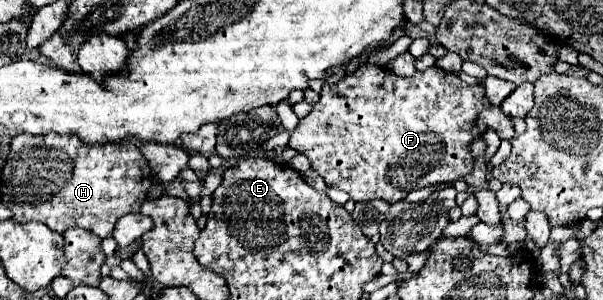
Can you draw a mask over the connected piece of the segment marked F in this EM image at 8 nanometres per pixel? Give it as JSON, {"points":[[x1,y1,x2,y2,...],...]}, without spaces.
{"points":[[366,64,340,82,324,82,320,100,312,106,312,112,300,120,288,144,310,158,312,168,328,186,348,192,354,202,382,198,394,204,412,190,466,176,472,170,468,144,486,128,494,128,502,140,512,140,514,136,510,118,486,100,480,84,468,86,454,72,436,66,402,78,388,68]]}

